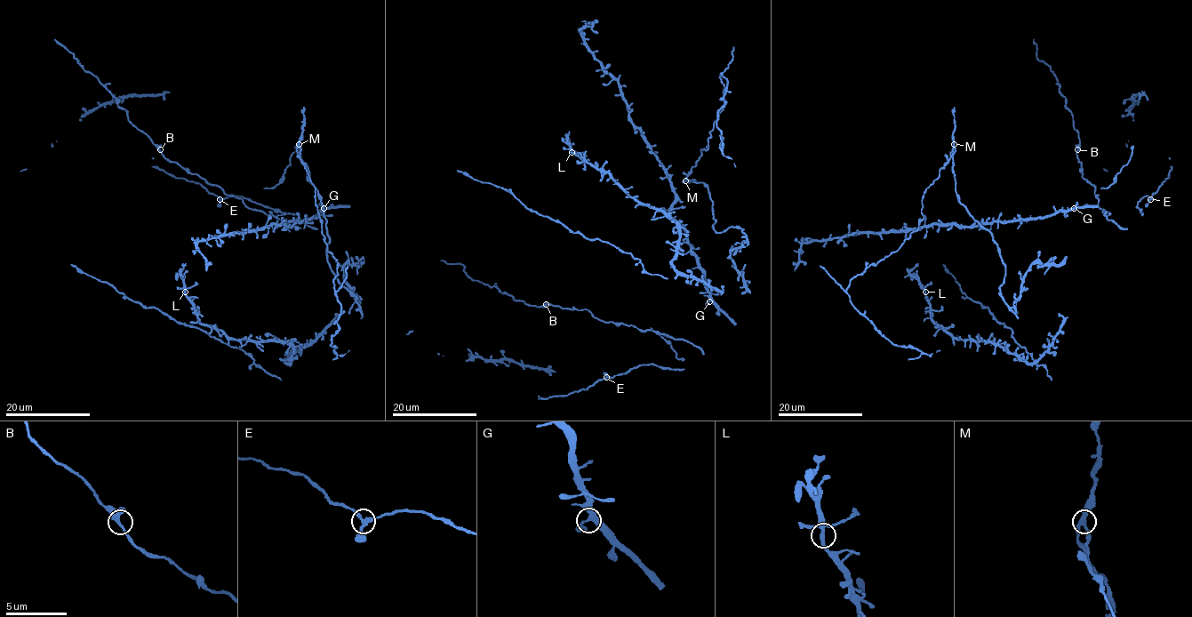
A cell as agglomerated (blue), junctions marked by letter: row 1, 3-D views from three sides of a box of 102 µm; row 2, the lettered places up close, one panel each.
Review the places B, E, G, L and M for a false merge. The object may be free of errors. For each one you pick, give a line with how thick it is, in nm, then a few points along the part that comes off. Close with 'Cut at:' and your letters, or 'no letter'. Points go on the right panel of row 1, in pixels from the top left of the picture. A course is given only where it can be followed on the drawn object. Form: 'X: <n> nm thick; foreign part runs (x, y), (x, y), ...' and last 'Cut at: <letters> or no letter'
M: 260 nm thick
Cut at: M

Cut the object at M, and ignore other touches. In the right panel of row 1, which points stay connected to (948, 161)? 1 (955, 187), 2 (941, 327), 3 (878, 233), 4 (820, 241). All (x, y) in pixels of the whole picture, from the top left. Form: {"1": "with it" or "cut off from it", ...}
{"1": "cut off from it", "2": "cut off from it", "3": "cut off from it", "4": "cut off from it"}

